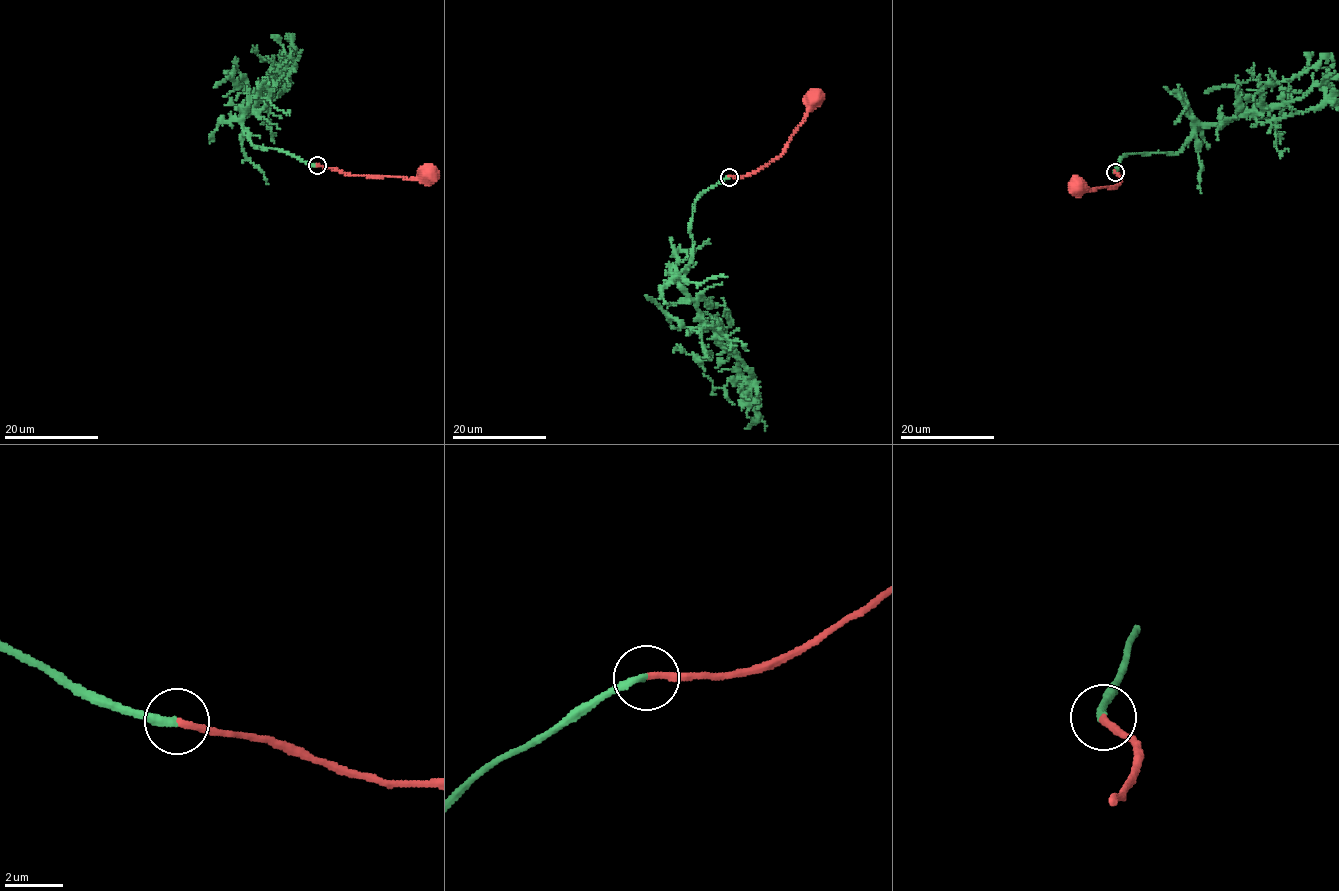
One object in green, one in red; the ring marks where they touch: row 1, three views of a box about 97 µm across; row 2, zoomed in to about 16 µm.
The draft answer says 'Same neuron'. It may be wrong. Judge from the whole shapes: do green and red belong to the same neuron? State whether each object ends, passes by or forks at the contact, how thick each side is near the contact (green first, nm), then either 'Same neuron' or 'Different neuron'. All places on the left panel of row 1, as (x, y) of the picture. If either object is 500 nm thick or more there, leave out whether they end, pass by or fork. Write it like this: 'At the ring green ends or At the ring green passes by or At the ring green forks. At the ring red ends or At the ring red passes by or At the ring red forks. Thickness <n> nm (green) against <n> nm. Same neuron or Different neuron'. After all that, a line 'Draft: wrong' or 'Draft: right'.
At the ring green ends. At the ring red ends. Thickness 260 nm (green) against 240 nm. Same neuron
Draft: right

